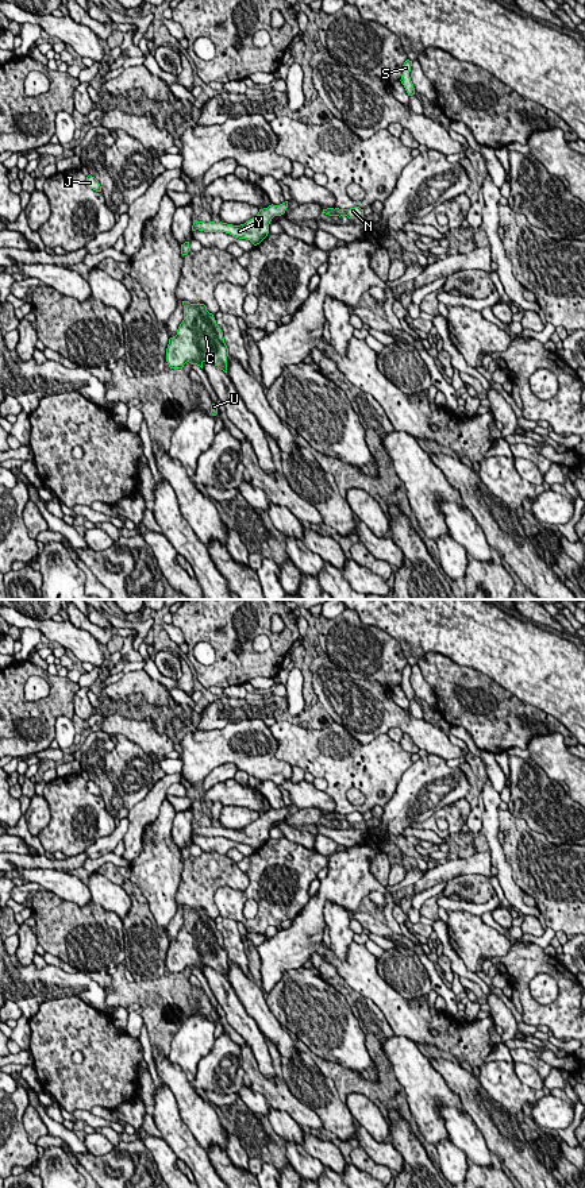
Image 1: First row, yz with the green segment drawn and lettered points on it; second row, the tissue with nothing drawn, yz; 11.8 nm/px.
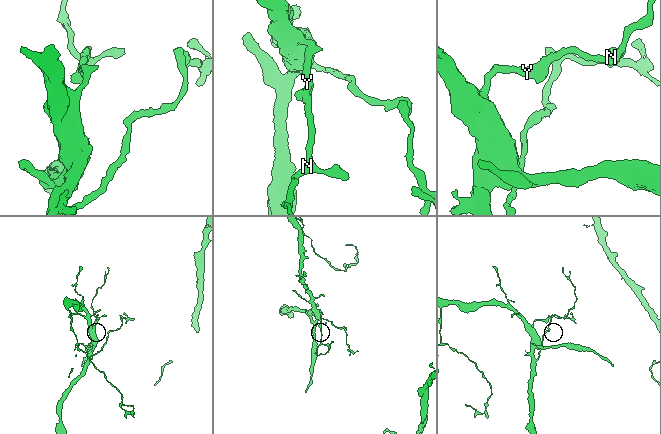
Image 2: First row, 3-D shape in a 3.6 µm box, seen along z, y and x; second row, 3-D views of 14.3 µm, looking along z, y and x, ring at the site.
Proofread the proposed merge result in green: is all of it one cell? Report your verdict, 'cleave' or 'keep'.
keep

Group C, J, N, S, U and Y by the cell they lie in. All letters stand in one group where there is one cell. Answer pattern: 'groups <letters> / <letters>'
groups C J N S U Y

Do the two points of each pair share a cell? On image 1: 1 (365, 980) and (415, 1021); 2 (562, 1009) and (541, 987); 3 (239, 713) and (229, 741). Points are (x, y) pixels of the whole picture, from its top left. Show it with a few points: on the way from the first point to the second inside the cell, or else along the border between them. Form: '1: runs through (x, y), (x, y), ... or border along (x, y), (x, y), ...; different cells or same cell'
1: runs through (377, 990), (403, 1015); same cell
2: border along (539, 972), (557, 983), (558, 995), (549, 1005); different cells
3: border along (262, 718), (243, 718), (204, 731); different cells

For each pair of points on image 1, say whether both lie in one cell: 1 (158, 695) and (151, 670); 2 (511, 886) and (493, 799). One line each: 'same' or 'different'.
1: different
2: same

